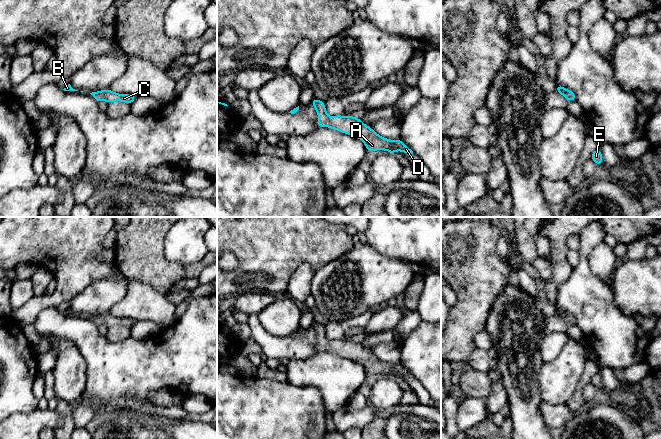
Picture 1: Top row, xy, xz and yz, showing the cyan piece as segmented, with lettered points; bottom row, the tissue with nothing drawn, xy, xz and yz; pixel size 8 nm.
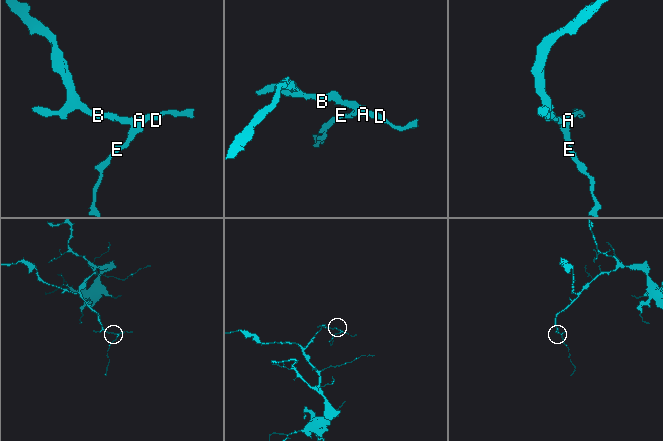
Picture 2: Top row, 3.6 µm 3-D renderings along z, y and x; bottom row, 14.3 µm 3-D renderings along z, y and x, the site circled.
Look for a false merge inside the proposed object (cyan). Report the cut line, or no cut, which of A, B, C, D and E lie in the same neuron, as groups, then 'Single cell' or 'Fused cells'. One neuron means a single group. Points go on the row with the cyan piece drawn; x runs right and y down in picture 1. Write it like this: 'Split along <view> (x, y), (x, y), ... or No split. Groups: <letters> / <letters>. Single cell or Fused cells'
No split. Groups: A B C D E. Single cell

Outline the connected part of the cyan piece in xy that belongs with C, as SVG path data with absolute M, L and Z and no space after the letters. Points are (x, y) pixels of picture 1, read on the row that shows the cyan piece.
M110 89L107 90L101 90L90 93L95 100L99 103L102 100L105 100L107 103L115 102L115 101L121 101L125 103L131 104L136 100L136 96L130 95L130 94L118 94Z

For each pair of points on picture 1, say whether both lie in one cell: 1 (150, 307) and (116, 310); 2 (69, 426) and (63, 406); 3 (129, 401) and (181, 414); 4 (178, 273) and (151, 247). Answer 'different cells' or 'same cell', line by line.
1: same cell
2: same cell
3: same cell
4: same cell

